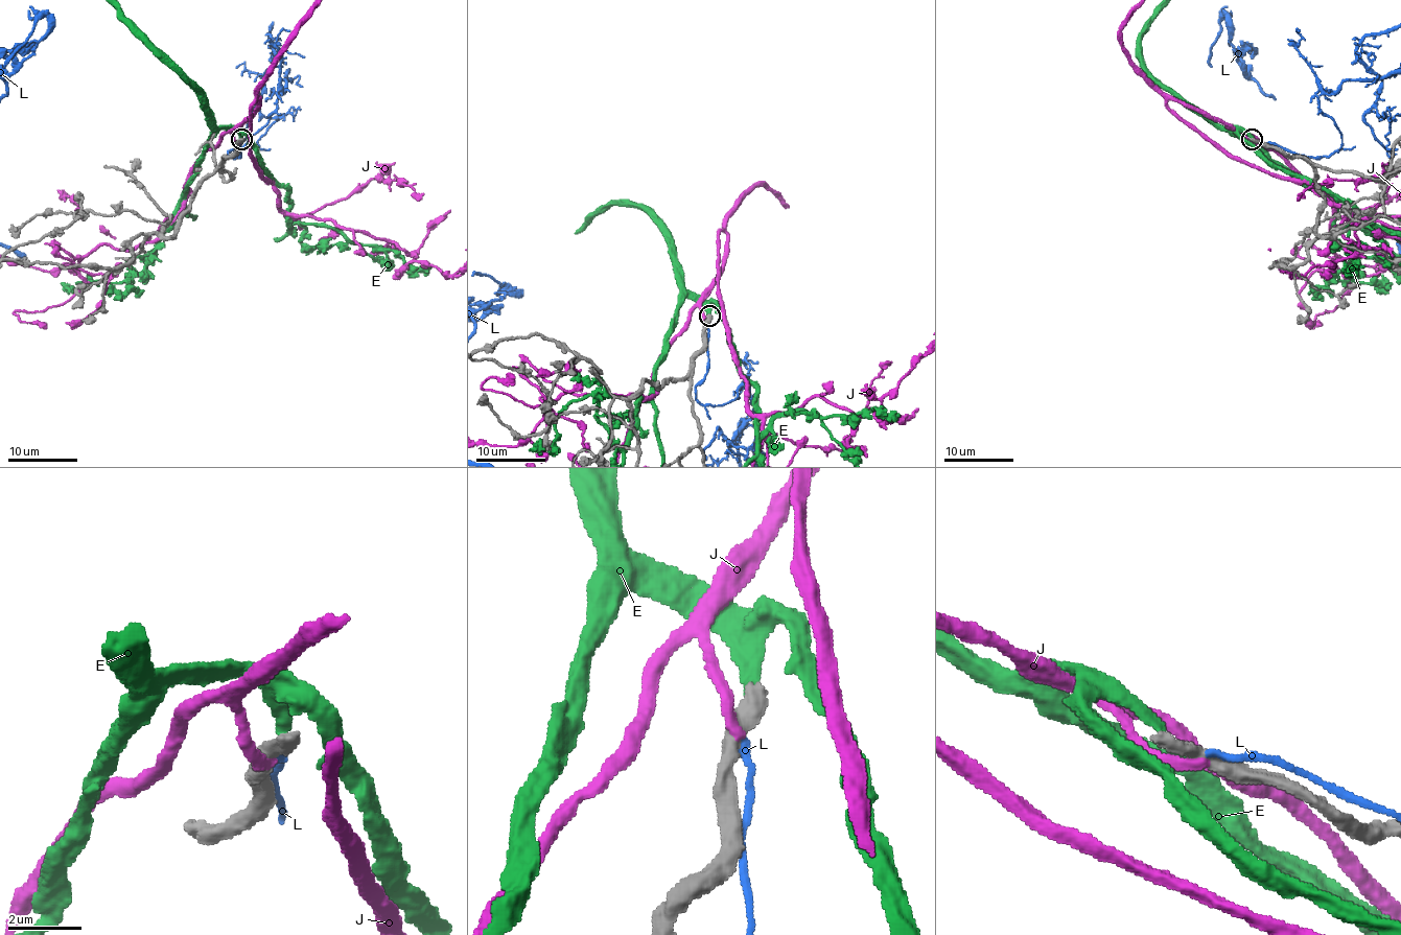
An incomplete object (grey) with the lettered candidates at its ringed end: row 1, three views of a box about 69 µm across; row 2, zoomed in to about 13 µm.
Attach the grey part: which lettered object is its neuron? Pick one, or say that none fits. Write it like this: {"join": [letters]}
{"join": []}

